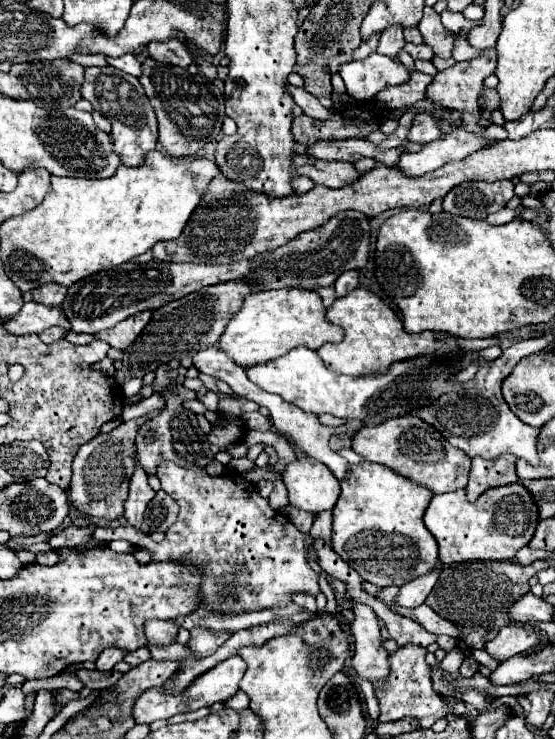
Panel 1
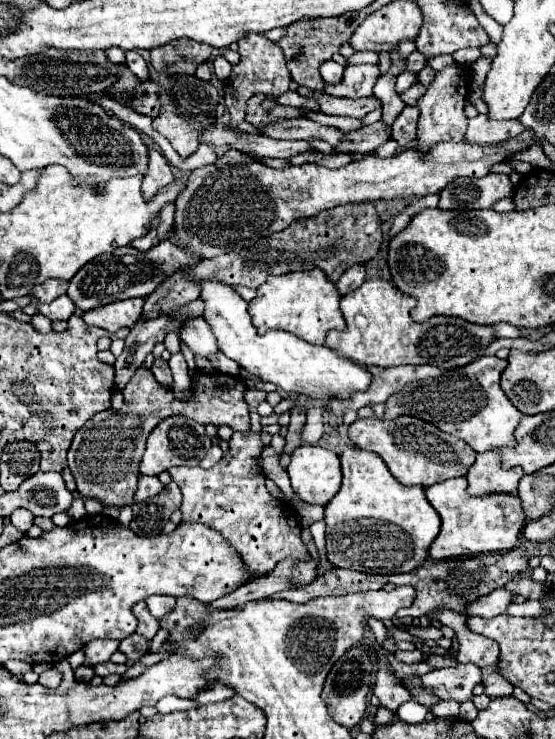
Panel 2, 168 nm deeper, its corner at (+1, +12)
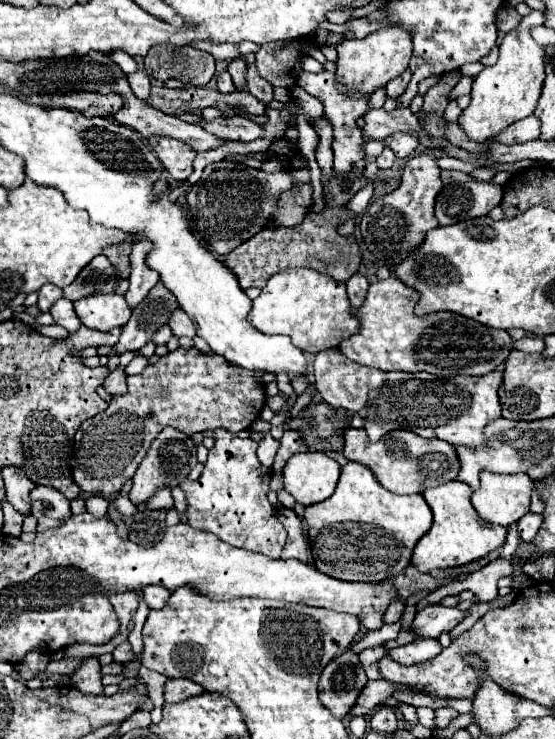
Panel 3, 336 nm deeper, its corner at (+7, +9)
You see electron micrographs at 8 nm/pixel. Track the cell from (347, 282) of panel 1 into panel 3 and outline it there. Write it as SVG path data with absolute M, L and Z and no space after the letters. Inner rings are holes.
M356 273L356 275L352 275L350 279L348 279L348 283L346 283L346 287L348 287L348 299L350 299L350 305L354 307L354 309L358 309L360 305L362 305L362 301L364 301L364 295L366 295L366 291L368 291L368 281L360 275L360 273Z

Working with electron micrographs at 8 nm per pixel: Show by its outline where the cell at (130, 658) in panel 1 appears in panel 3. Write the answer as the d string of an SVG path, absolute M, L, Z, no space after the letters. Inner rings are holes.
M124 641L124 643L120 643L116 649L114 649L114 661L116 663L130 663L134 659L134 651L132 651L132 647L130 647L130 643L128 641Z

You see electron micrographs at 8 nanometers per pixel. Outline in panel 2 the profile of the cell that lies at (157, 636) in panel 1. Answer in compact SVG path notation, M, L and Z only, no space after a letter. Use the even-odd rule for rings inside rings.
M156 594L156 596L148 596L148 598L146 598L146 604L148 604L150 614L154 614L156 618L162 618L162 616L166 616L166 614L174 608L176 598L174 598L174 596Z

